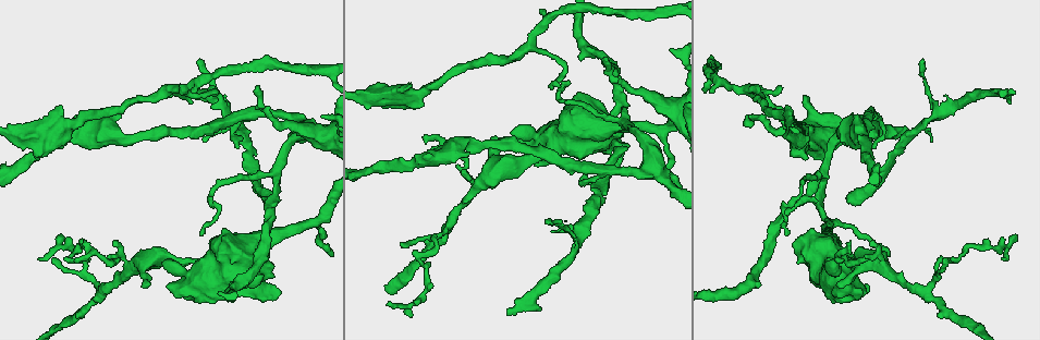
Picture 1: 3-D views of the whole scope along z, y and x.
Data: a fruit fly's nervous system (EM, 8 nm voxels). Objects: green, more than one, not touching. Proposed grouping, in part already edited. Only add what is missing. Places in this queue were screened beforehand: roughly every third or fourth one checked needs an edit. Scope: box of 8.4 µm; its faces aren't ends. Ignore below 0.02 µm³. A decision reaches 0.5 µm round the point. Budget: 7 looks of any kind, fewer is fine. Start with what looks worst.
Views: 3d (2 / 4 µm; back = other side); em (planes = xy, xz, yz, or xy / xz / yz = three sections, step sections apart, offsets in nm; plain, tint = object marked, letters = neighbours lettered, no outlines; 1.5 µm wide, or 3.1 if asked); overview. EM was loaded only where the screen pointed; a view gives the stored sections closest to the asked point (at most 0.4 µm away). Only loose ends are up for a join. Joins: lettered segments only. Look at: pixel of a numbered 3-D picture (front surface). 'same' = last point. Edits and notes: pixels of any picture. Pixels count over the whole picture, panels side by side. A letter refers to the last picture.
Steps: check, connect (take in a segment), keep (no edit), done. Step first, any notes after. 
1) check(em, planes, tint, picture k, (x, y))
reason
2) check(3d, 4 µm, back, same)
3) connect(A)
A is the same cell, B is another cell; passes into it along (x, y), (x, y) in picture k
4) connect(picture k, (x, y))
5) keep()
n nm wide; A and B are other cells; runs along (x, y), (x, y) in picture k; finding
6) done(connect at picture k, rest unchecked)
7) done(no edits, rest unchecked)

check(3d, 4 µm, picture 1, (62, 106))
branch stops here

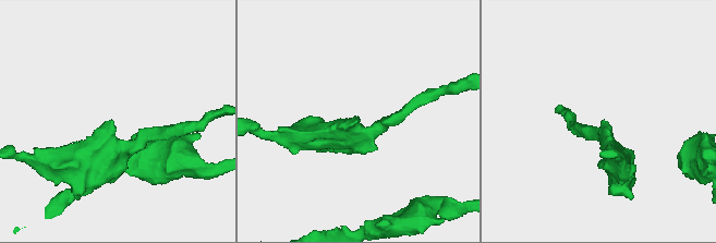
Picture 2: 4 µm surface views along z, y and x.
check(em, yz, step 8, letters, picture 2, (353, 120))
need the tissue

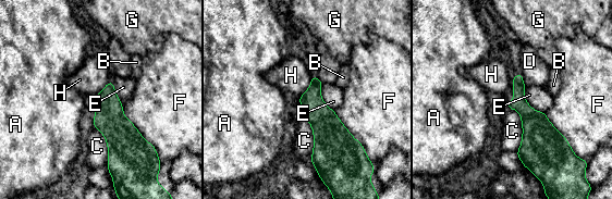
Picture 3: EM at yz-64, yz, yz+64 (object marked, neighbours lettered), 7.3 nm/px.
keep()
F touches over 440 nm; A, B, C, D, E, F, G and H are other cells; border along (508, 108), (521, 117), (515, 153) in picture 3; no lettered segment goes on from it

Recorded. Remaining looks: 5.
check(3d, 2 µm, picture 1, (256, 85))
long arm stops here

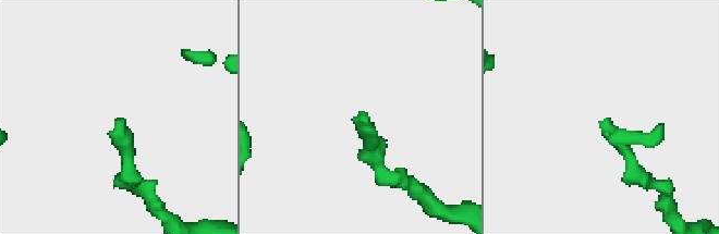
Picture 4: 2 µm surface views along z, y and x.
check(em, yz, step 4, tint, picture 4, (364, 113))
need the tissue

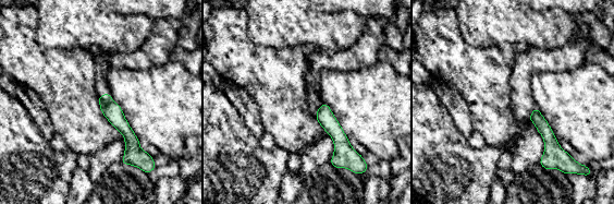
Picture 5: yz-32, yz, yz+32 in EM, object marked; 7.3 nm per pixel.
check(em, planes, letters, same)
another direction

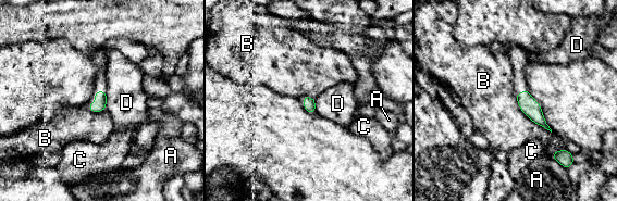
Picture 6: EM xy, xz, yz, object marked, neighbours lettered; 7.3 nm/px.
keep()
100 nm wide; B touches over 400 nm; A, B, C and D are other cells; no lettered segment goes on from it

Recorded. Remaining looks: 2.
check(3d, 4 µm, picture 1, (867, 285))
an open end

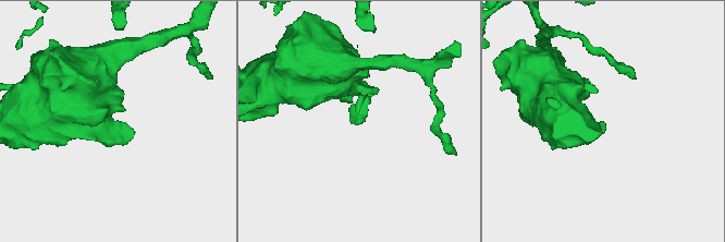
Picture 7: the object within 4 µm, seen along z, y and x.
check(em, planes, letters, picture 7, (363, 119))

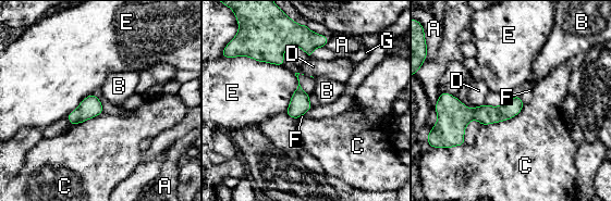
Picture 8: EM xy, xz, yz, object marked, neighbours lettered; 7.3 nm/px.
keep()
A, B, C, D, E, F and G are other cells; border along (524, 104), (506, 120), (481, 125) in picture 8; no lettered segment goes on from it

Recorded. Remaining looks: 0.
done(no edits, rest unchecked)

